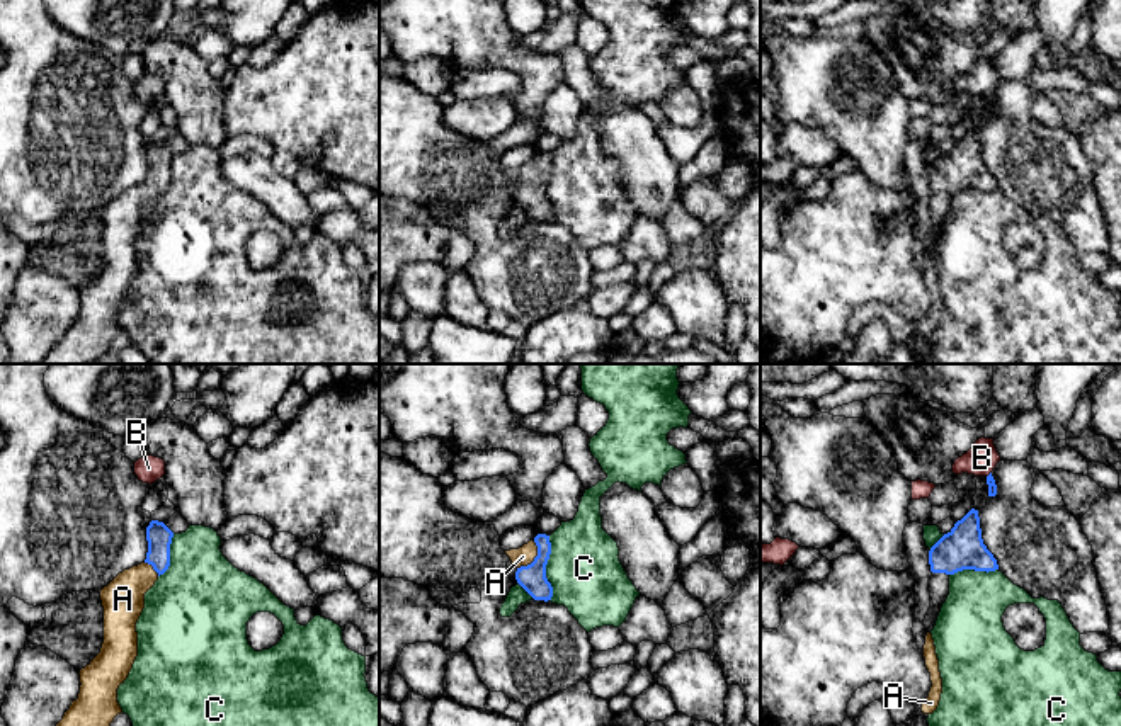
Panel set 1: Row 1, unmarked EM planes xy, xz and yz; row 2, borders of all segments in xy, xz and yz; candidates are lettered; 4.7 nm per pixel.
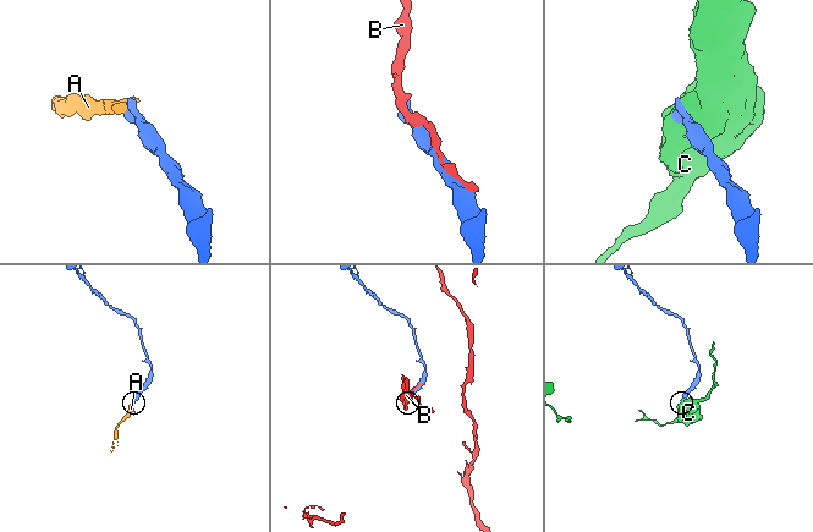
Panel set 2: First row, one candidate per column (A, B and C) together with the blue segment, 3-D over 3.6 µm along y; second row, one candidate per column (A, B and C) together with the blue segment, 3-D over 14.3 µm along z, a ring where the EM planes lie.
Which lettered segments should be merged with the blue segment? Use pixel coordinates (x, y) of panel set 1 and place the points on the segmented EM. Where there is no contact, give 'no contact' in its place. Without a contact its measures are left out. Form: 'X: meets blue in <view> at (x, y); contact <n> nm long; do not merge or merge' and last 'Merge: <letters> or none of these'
A: meets blue in xz at (534, 558); contact 160 nm long; merge
B: meets blue in yz at (989, 475); contact 40 nm long; do not merge
C: meets blue in xz at (545, 568); contact 320 nm long; do not merge
Merge: A

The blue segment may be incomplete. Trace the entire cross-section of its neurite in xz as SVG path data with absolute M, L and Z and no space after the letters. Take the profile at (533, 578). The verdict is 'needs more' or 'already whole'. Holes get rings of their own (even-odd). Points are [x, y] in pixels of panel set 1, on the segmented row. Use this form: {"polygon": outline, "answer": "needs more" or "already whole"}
{"polygon": "M538 534L532 541L519 549L505 551L512 564L517 568L517 583L534 598L534 600L551 600L553 587L546 578L546 564L551 554L549 536Z", "answer": "needs more"}

